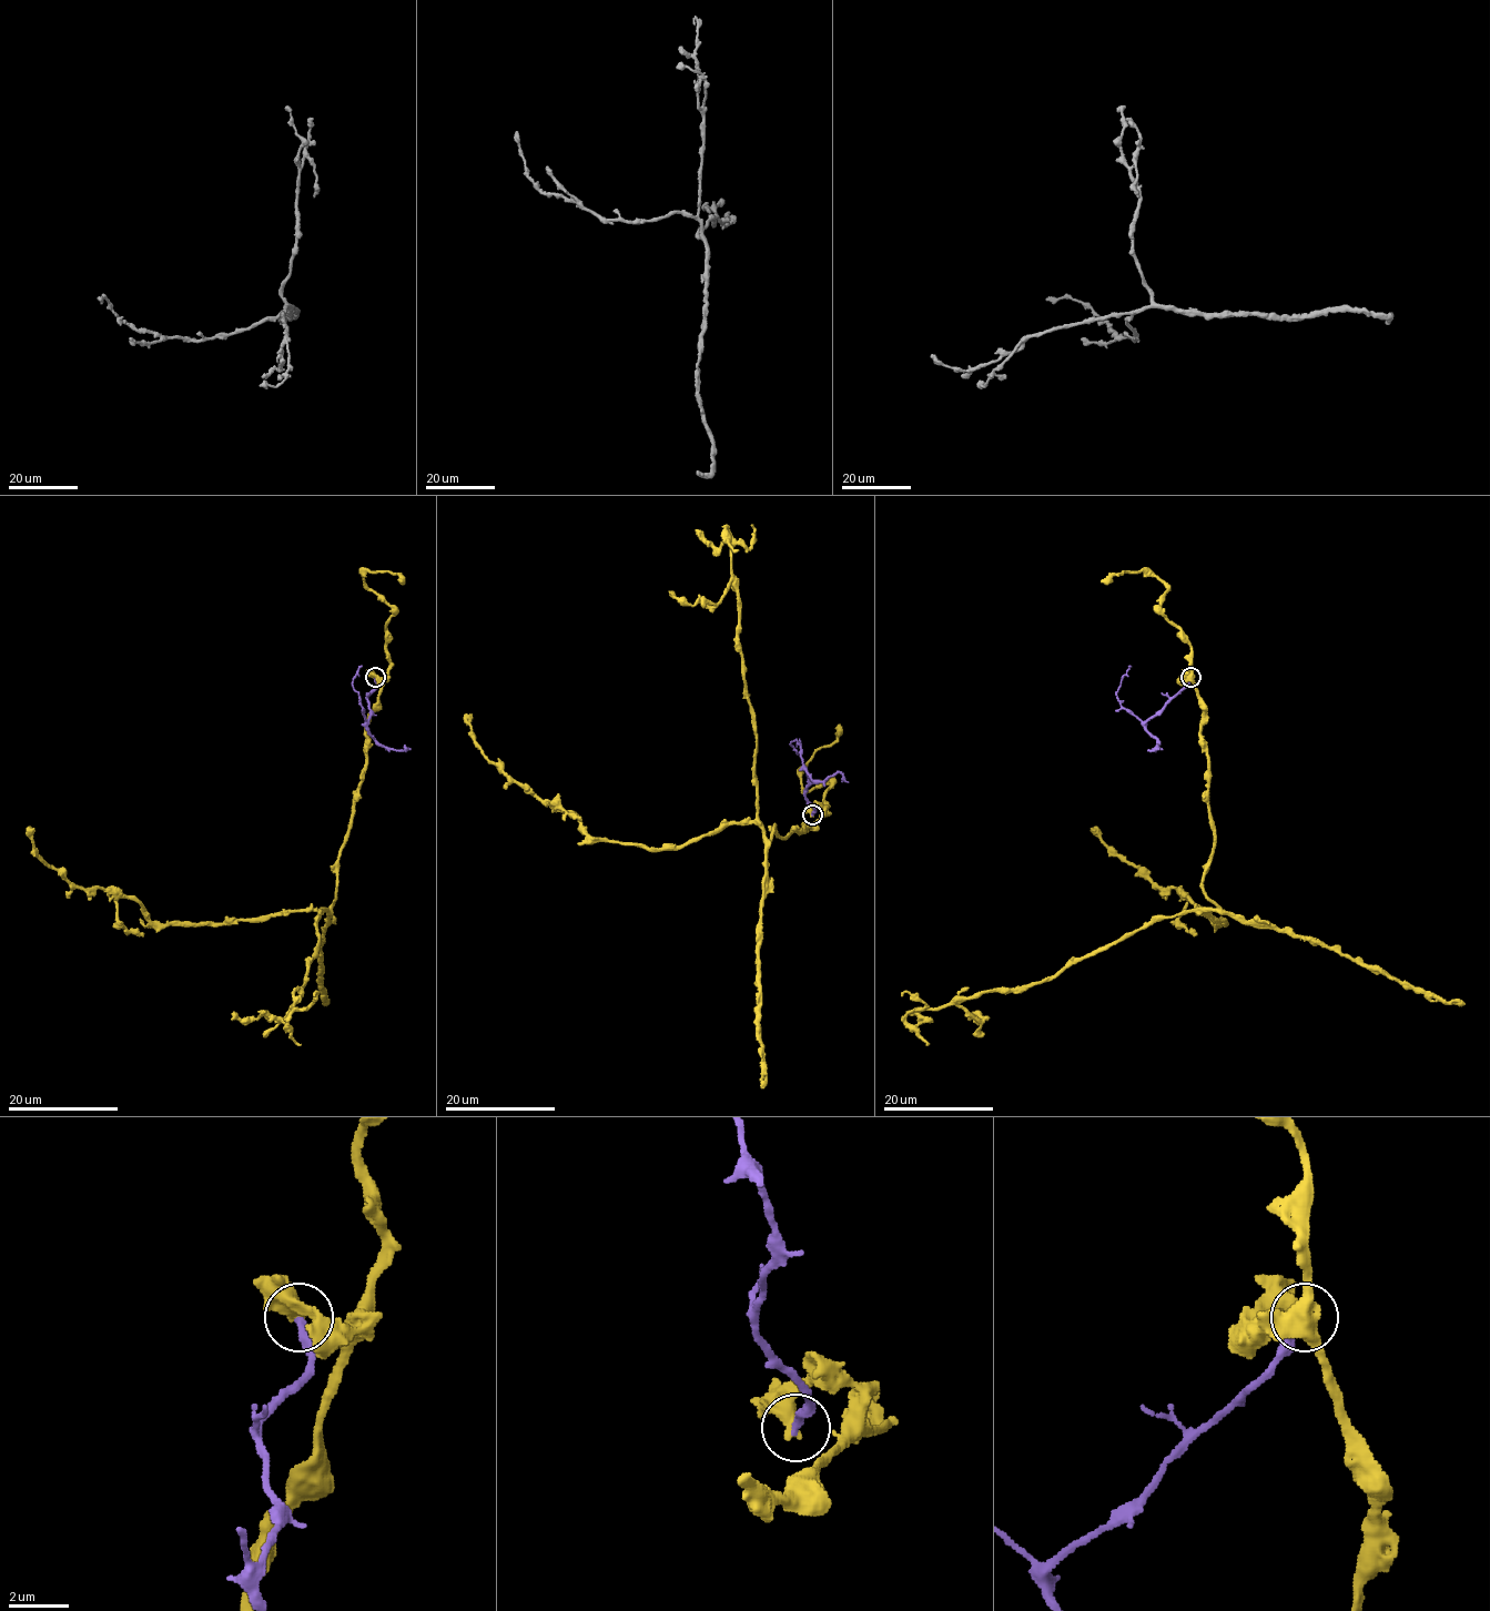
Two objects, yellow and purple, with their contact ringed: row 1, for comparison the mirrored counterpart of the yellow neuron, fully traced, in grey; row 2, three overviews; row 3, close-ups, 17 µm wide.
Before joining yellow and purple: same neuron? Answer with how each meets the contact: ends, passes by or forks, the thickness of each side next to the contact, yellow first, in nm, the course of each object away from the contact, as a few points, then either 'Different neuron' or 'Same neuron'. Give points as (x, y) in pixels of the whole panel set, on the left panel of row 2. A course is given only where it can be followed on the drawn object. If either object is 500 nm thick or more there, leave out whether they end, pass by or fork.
At the ring yellow ends. At the ring purple ends. Thickness 480 nm (yellow) against 280 nm. Course of yellow: (374, 678), (384, 679), (366, 769), (327, 910), (153, 923), (137, 901), (73, 888), (37, 853), (28, 827). Course of purple: (374, 678), (375, 687), (367, 697), (371, 716), (366, 721), (352, 686), (352, 679), (362, 665). Different neuron

